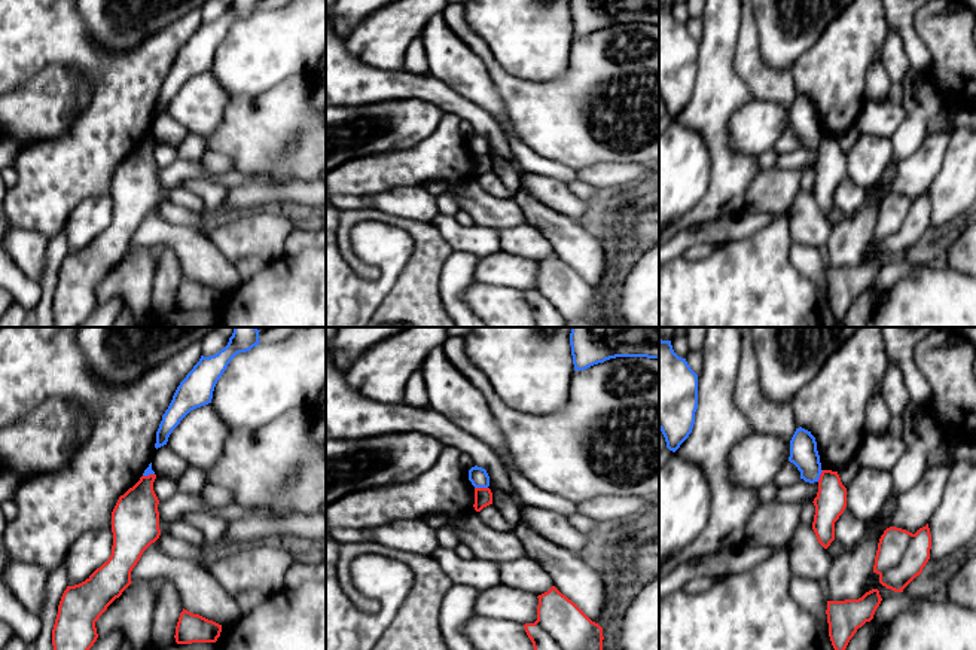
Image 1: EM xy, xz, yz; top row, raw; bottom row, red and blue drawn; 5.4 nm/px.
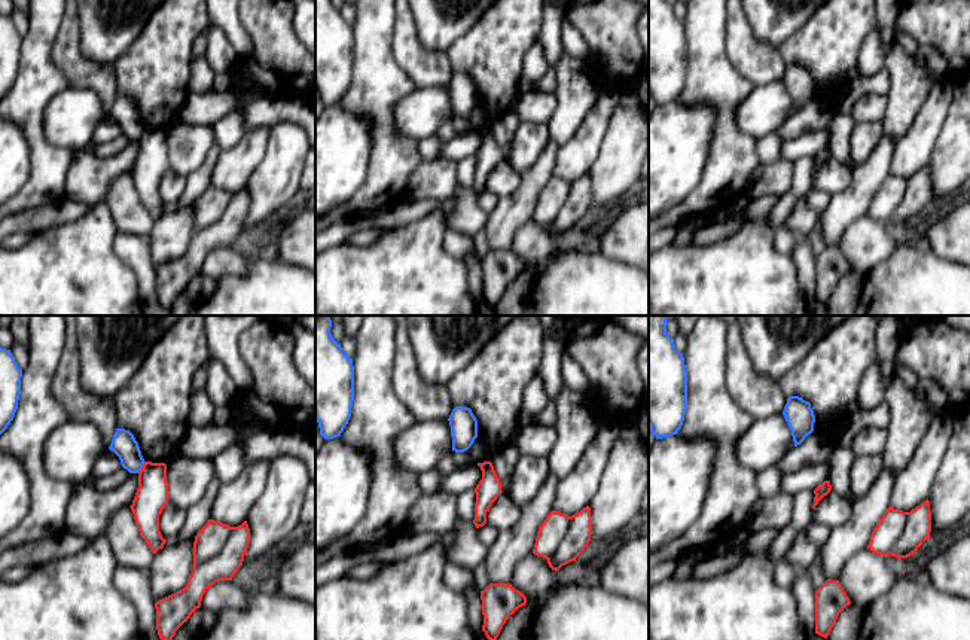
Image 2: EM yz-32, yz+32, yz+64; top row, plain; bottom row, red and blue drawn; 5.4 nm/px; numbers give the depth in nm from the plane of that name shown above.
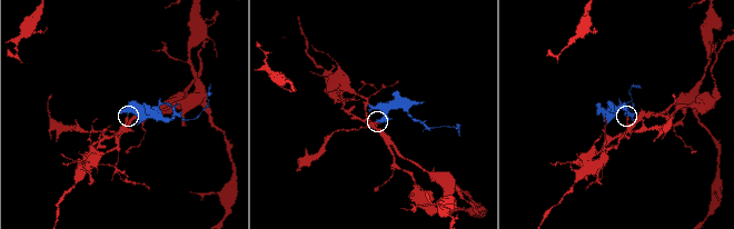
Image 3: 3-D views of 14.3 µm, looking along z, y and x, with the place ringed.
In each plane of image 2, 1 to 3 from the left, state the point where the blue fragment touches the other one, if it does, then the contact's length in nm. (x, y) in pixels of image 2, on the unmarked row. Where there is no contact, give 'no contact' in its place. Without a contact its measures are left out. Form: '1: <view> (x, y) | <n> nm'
1: yz-32 (142, 134) | 80 nm
2: no contact
3: no contact

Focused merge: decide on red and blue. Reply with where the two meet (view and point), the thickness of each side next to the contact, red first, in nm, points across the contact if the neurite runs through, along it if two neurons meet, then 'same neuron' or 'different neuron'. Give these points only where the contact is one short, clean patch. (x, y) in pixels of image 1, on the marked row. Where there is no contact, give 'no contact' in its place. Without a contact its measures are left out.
meets red in xz at (481, 488); 100 nm thick on the red side, 100 nm on the other; border along xz (475, 487), (487, 488); different neuron

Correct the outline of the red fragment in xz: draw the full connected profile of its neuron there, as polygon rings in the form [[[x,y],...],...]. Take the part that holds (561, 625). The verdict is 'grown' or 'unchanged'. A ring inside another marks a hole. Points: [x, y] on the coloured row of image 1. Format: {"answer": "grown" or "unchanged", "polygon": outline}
{"answer": "unchanged", "polygon": [[[555,586],[537,598],[537,620],[524,625],[534,650],[603,650],[603,628]]]}

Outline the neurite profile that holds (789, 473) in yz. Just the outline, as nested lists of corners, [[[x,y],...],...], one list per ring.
[[[787,463],[775,476],[774,483],[778,488],[784,488],[789,485],[793,485],[794,482],[797,482],[800,479],[800,472],[797,470],[797,467],[793,463]]]

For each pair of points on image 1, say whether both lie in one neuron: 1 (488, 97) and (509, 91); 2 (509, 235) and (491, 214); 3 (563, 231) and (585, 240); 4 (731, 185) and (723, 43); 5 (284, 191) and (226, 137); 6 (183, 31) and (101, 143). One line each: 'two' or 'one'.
1: two
2: two
3: one
4: one
5: two
6: one

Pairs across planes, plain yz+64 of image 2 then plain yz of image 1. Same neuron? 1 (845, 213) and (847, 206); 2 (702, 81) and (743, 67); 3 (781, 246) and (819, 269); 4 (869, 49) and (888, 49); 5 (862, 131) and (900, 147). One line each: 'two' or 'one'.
1: two
2: two
3: one
4: two
5: two

